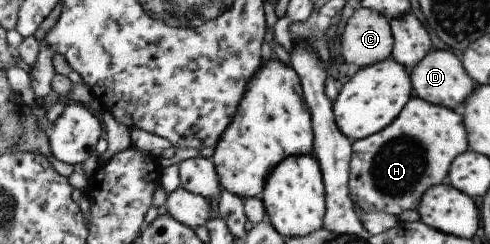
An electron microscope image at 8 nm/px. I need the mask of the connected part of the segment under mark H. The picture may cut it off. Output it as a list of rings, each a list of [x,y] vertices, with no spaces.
[[[412,98],[408,107],[390,126],[363,140],[353,143],[349,188],[352,201],[365,212],[386,212],[395,216],[406,210],[415,210],[422,195],[444,179],[454,157],[466,151],[466,136],[460,117],[454,110],[428,103],[427,100]]]

